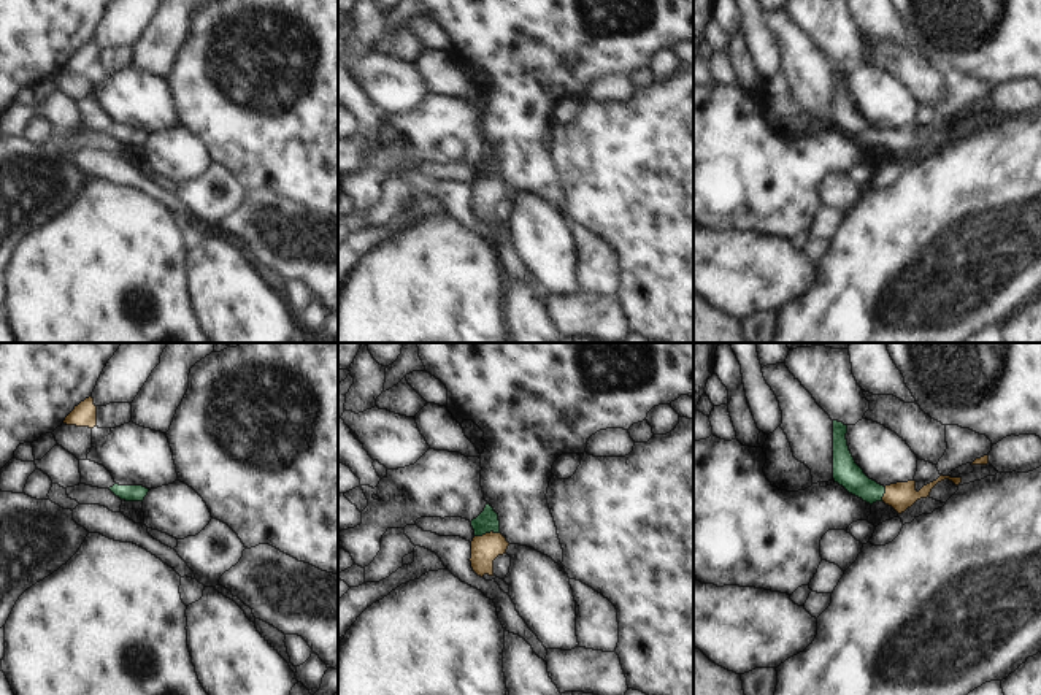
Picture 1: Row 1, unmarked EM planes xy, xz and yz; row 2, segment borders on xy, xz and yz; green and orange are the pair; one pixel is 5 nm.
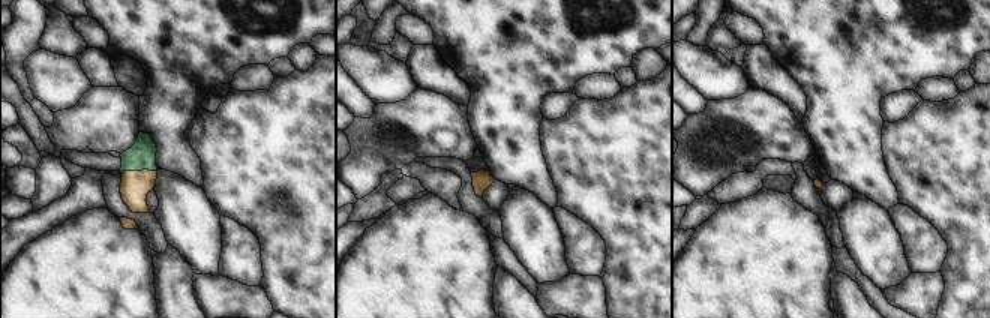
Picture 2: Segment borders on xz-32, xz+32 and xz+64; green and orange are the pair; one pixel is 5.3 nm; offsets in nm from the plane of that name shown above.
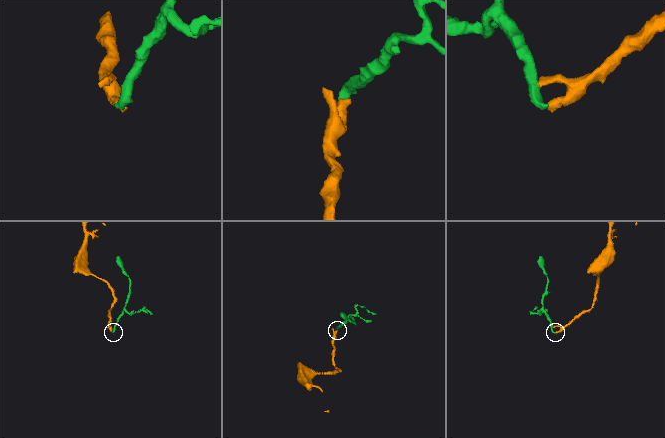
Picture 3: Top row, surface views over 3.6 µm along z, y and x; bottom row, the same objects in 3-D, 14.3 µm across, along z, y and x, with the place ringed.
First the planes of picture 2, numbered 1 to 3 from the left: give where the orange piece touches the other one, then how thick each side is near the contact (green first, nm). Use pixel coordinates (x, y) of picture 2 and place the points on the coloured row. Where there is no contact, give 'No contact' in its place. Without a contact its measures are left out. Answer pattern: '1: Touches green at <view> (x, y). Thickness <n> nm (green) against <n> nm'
1: Touches green at xz-32 (137, 170). Thickness 150 nm (green) against 160 nm
2: No contact
3: No contact

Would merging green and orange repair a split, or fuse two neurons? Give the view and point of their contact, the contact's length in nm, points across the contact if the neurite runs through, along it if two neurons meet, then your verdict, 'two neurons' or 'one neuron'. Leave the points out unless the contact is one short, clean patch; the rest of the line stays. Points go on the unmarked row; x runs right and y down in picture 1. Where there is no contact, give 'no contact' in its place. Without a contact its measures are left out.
meets green in xz at (486, 176); contact 130 nm long; runs through xz (487, 165), (486, 176), (484, 194); one neuron

